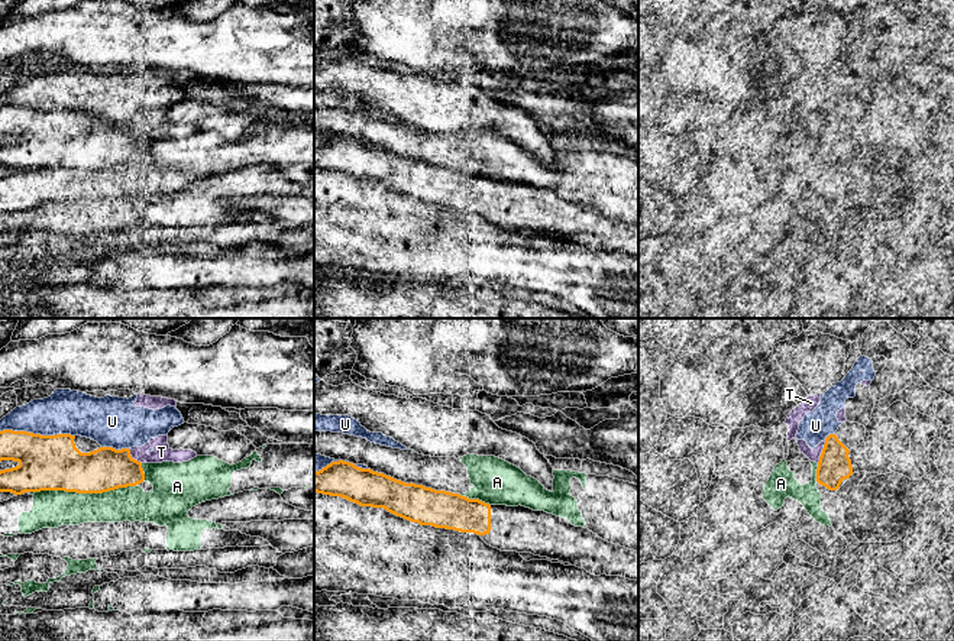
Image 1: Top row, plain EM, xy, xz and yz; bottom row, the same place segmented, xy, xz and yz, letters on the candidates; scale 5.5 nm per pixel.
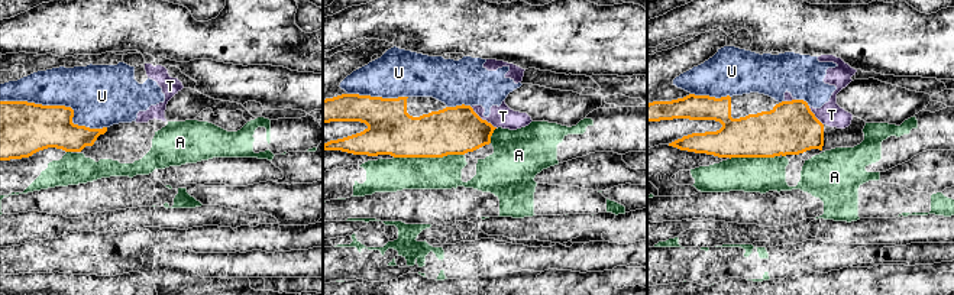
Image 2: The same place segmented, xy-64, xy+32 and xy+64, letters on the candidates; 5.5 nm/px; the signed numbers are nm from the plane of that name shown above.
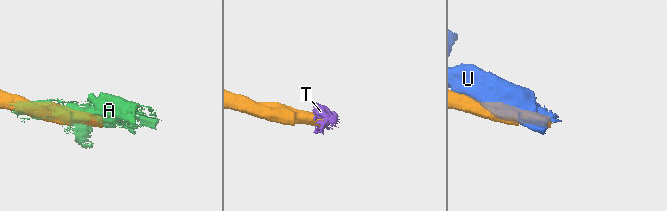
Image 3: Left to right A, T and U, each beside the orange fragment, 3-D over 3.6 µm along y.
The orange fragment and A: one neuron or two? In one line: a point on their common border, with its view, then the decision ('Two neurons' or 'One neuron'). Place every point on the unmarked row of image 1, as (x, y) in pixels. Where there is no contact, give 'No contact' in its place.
Touches orange at xy (83, 168). Two neurons

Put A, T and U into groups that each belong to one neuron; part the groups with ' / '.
A / T U

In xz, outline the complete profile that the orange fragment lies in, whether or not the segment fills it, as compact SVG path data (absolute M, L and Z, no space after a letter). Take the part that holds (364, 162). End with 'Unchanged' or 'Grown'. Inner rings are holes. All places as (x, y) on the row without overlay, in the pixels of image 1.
M349 137L314 148L314 168L340 172L436 204L478 210L501 227L531 229L588 249L638 256L638 227L608 218L566 194L525 182L489 181L459 169L405 159Z. Grown

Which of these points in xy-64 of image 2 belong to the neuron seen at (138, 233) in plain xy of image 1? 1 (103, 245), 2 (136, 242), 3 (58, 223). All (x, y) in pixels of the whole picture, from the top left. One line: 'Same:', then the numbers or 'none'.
Same: 3

